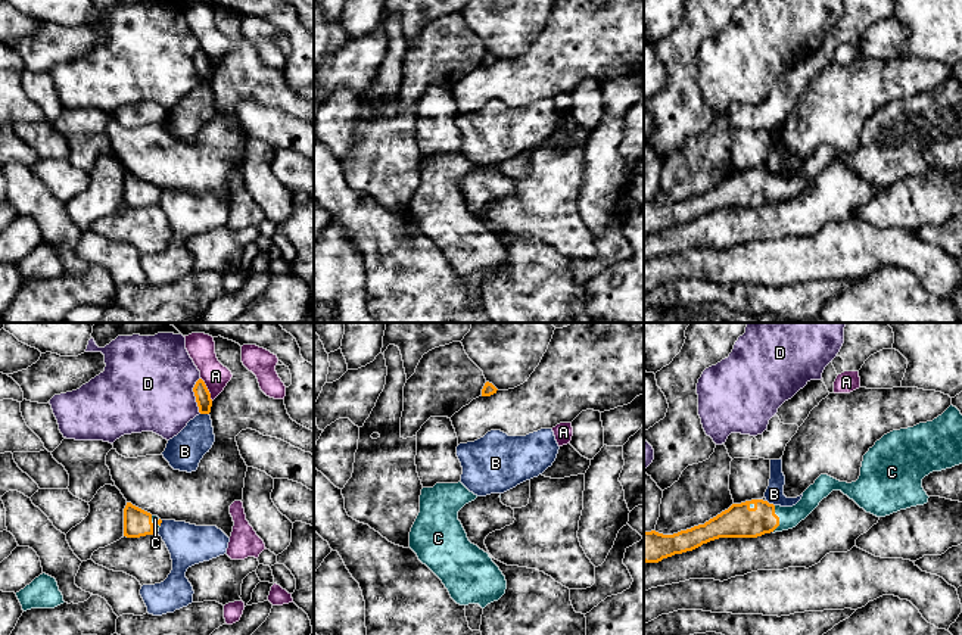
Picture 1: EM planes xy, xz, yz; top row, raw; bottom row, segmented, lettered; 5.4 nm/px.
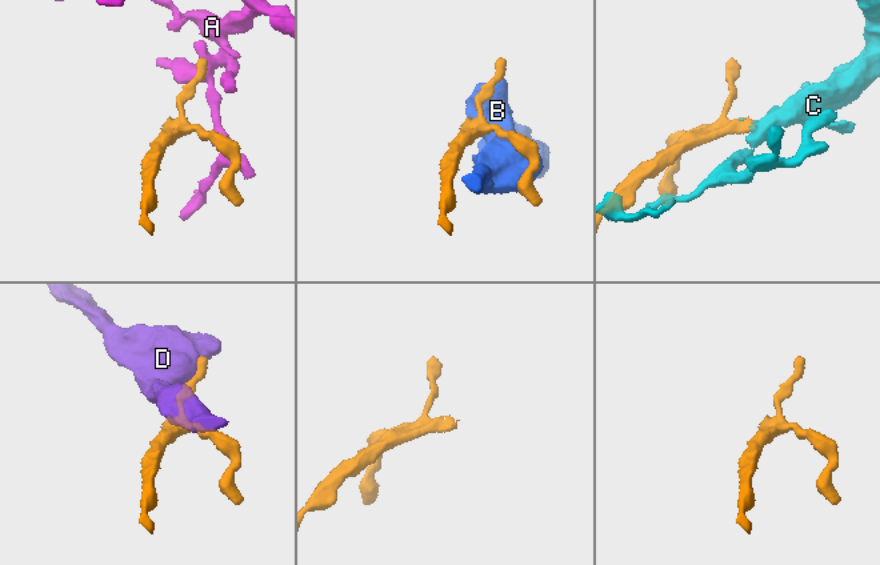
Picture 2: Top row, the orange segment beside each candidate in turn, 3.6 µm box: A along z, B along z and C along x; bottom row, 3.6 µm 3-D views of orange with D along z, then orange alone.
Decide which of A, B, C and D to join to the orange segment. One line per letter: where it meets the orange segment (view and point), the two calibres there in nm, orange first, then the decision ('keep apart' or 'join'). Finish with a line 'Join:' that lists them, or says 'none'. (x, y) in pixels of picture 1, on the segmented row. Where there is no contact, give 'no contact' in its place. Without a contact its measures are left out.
A: contact xy (206, 389); calibres 80 and 150 nm; keep apart
B: contact xy (205, 413); calibres 80 and 200 nm; keep apart
C: contact yz (778, 519); calibres 180 and 110 nm; join
D: contact xy (195, 395); calibres 80 and 460 nm; keep apart
Join: C

